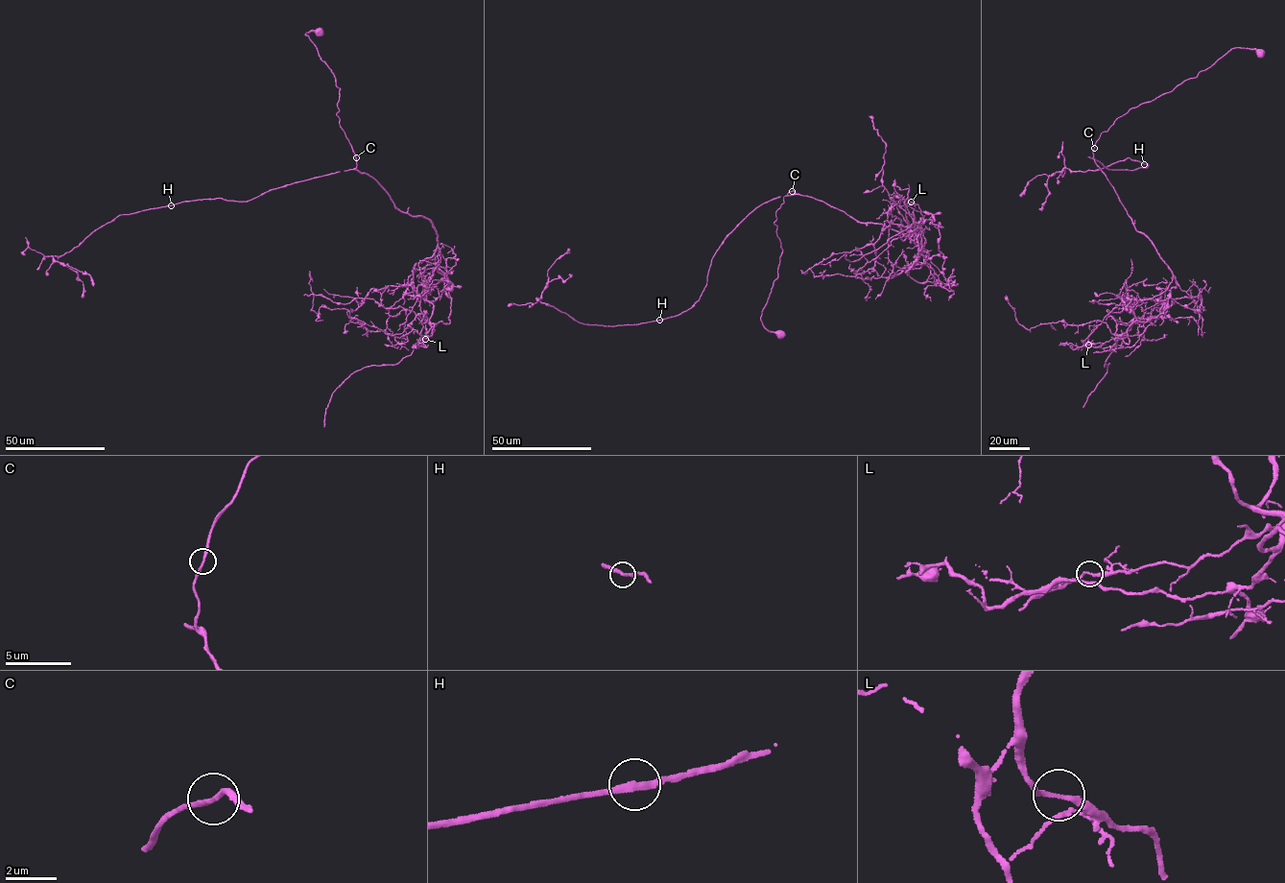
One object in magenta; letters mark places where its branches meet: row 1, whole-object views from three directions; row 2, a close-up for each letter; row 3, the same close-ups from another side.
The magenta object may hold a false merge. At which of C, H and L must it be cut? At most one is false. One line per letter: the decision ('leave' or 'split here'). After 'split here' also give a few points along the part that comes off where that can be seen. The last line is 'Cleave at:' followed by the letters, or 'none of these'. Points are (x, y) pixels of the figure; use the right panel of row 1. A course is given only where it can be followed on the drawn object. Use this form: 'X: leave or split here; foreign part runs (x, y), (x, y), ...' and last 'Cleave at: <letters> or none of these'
C: leave
H: leave
L: split here; foreign part runs (1088, 345), (1112, 346), (1134, 319), (1159, 317), (1172, 300), (1191, 296), (1201, 304), (1189, 279)
Cleave at: L

